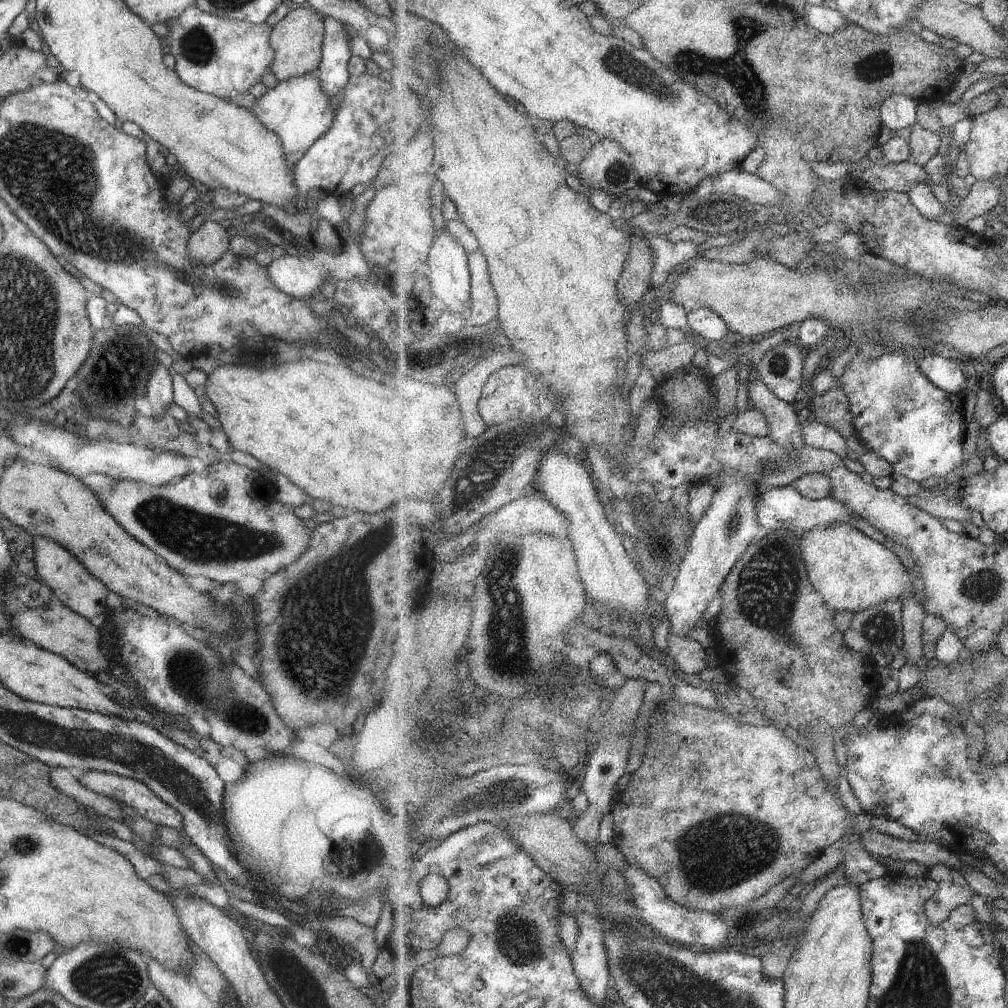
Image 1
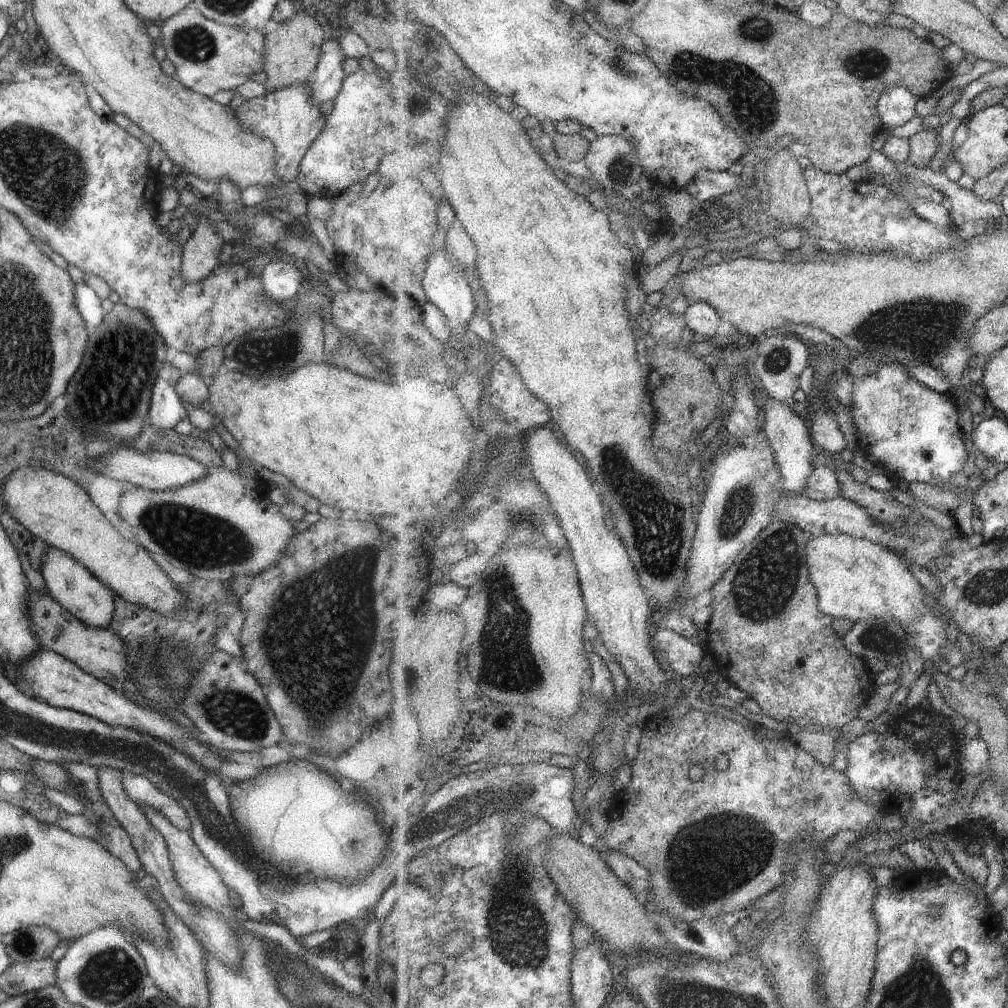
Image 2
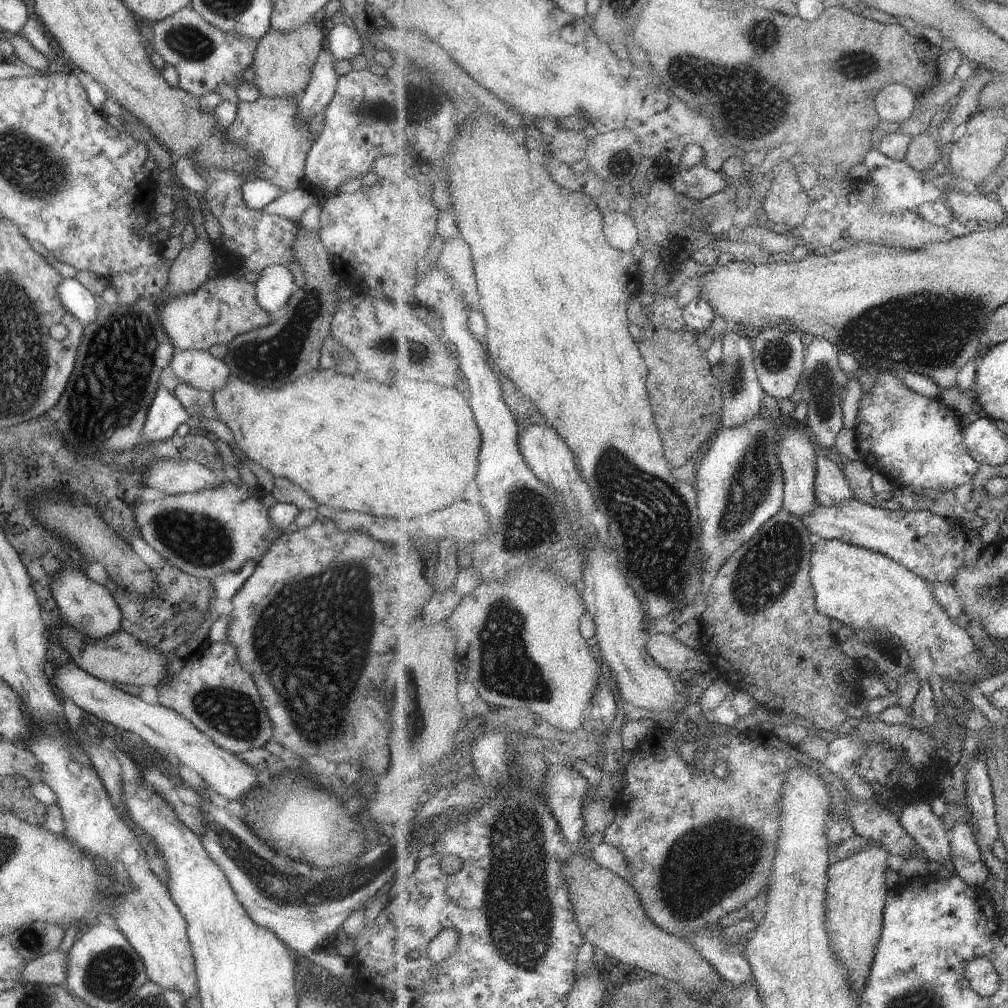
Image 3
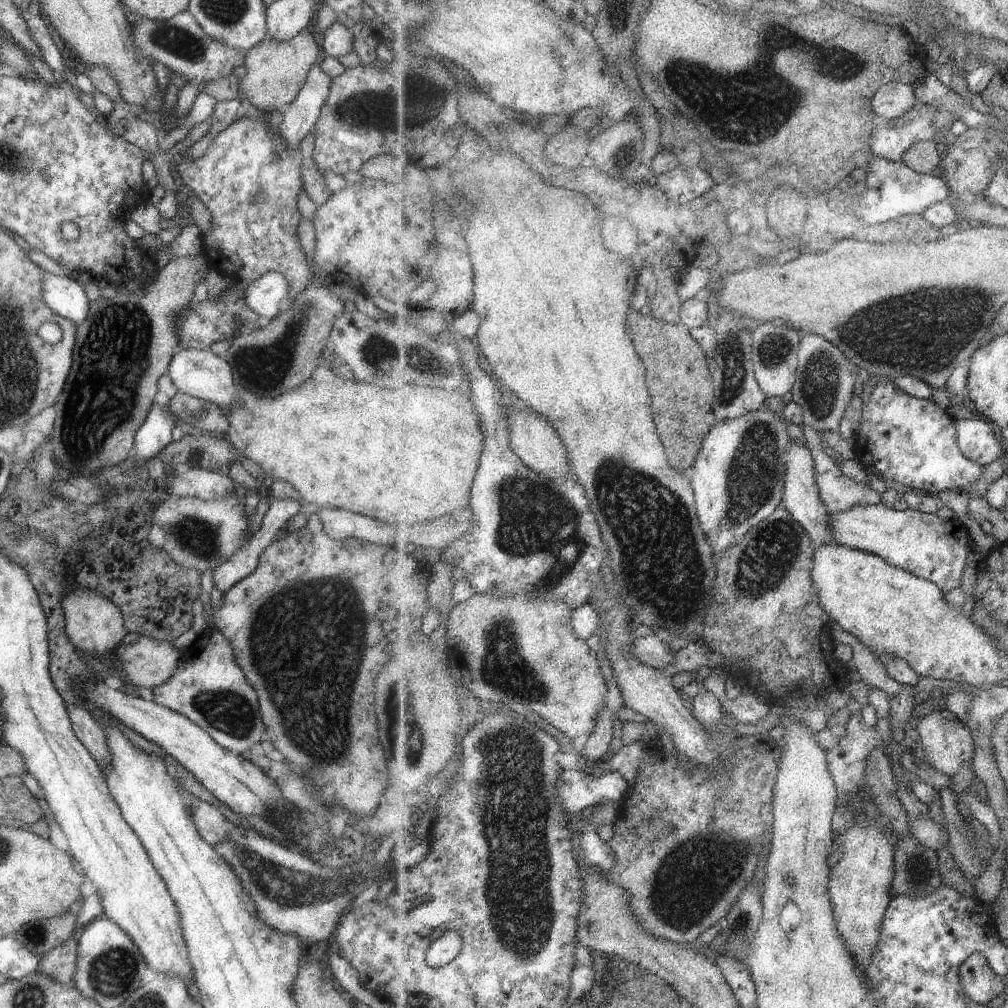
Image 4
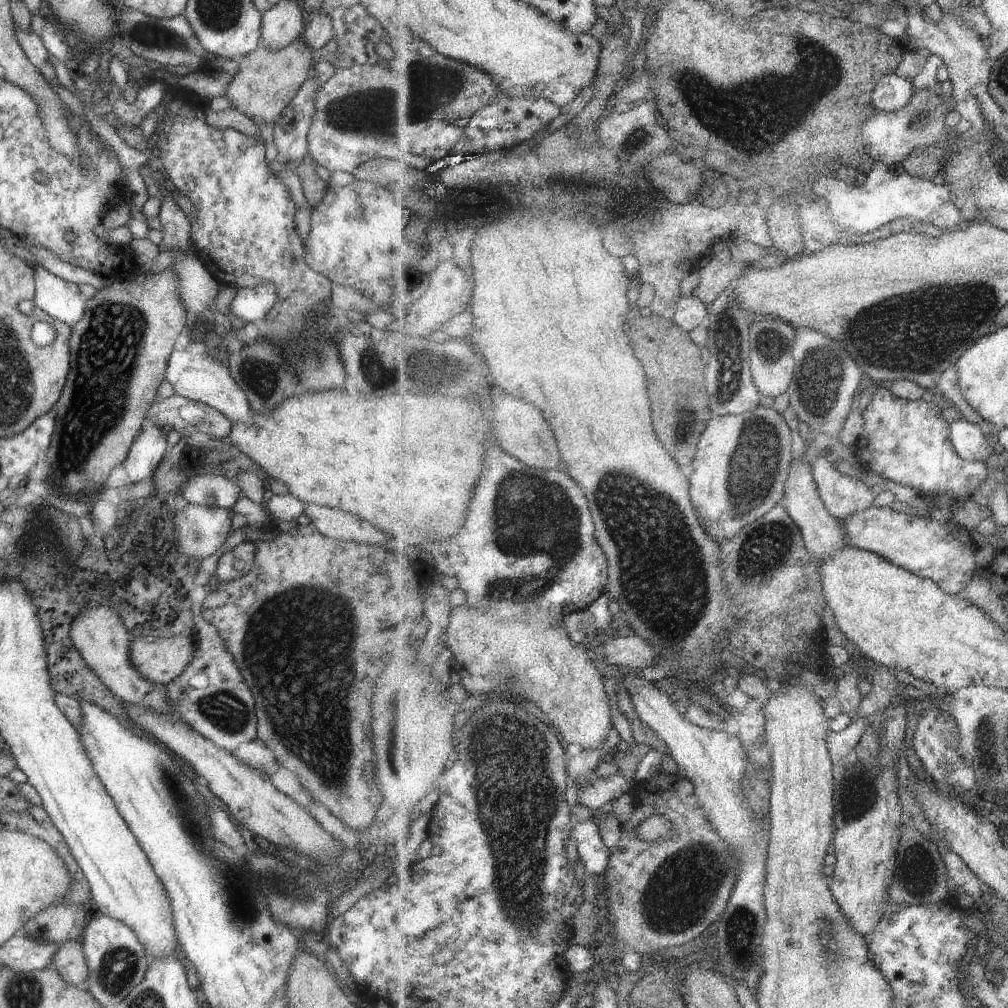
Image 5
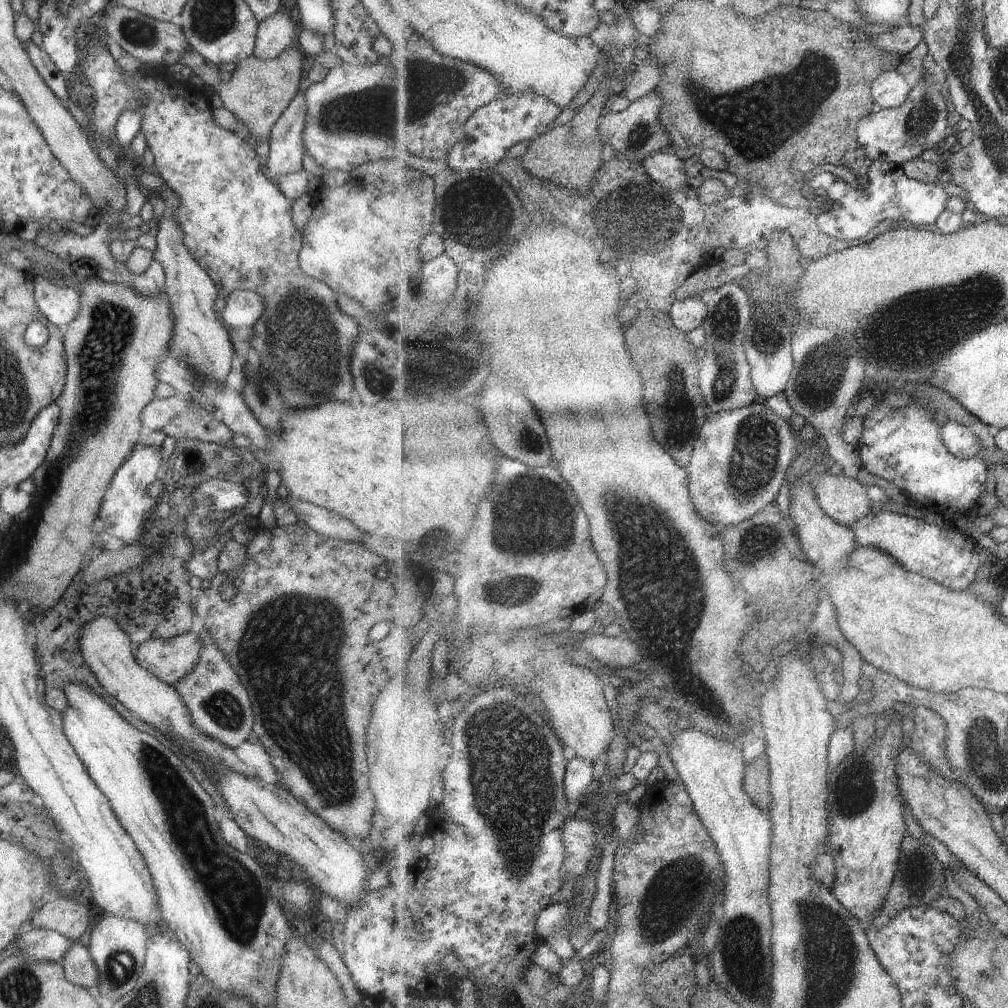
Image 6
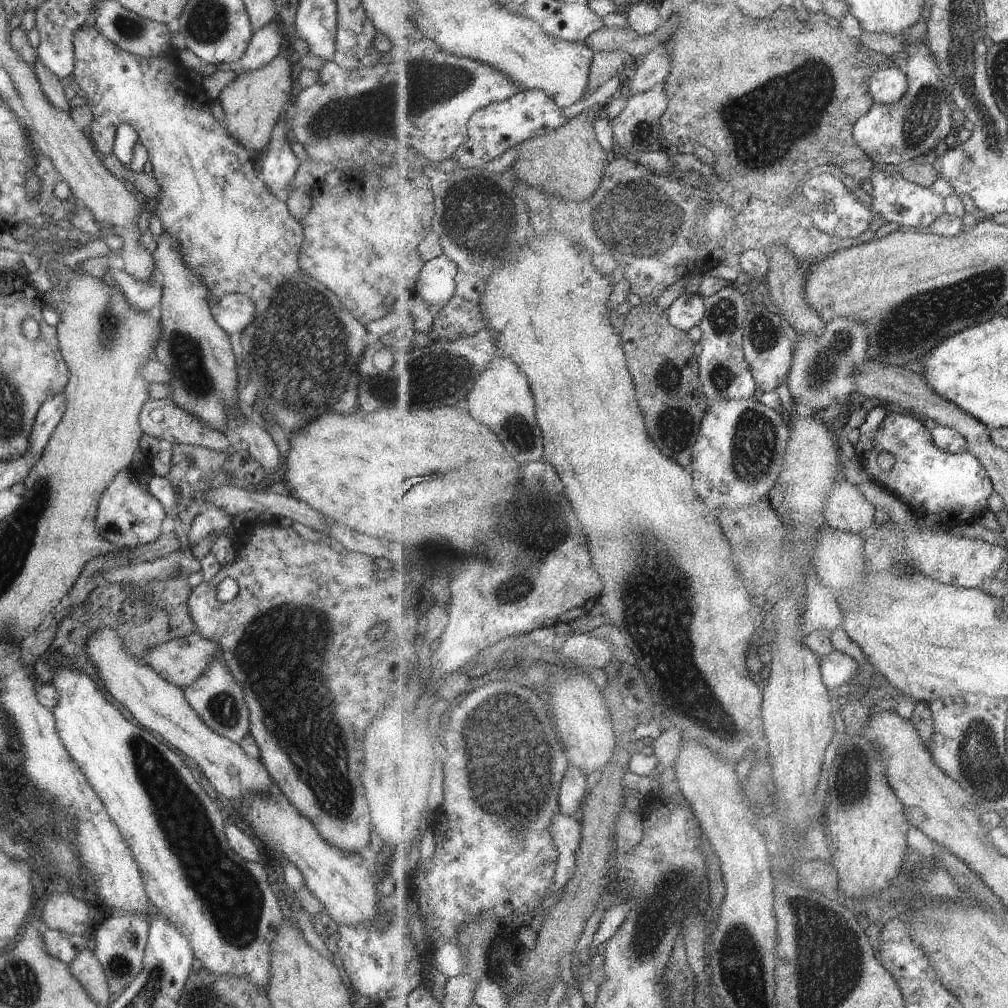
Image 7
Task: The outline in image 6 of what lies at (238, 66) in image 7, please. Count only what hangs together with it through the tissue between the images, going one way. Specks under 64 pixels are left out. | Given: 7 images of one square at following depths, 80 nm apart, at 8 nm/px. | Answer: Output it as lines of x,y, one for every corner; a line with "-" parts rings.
279,8
263,17
256,28
253,56
258,59
270,59
281,52
293,40
293,32
298,24
289,17
287,8

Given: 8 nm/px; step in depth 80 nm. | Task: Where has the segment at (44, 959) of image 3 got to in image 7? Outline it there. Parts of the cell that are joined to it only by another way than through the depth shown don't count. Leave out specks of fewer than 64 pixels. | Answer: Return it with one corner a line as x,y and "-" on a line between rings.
89,948
81,949
67,964
69,972
85,989
87,996
99,1007
110,1002
105,973
99,961

